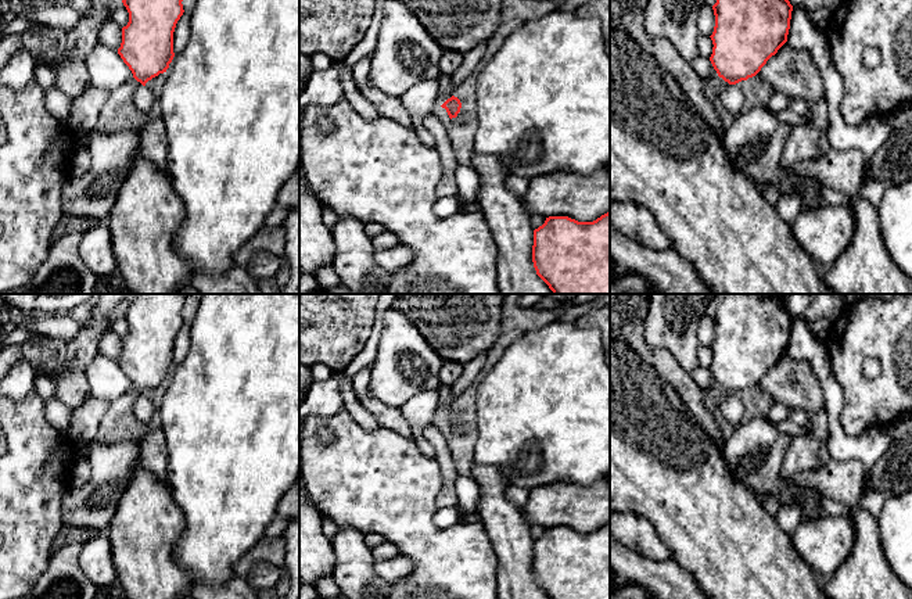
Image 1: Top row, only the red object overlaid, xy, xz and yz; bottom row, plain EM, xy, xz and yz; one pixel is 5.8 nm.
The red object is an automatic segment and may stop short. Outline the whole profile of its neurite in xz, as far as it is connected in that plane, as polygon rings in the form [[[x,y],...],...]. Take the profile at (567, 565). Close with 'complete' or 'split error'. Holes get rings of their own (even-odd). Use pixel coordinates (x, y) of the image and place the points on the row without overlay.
[[[610,523],[593,532],[549,527],[534,541],[532,573],[549,599],[610,599]]]; complete

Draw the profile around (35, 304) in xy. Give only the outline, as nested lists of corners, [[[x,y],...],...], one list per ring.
[[[0,294],[8,305],[30,315],[60,315],[85,301],[93,294]]]

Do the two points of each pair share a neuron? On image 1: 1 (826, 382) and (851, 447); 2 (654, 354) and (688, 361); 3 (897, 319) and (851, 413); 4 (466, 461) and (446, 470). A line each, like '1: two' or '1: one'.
1: one
2: two
3: one
4: two

